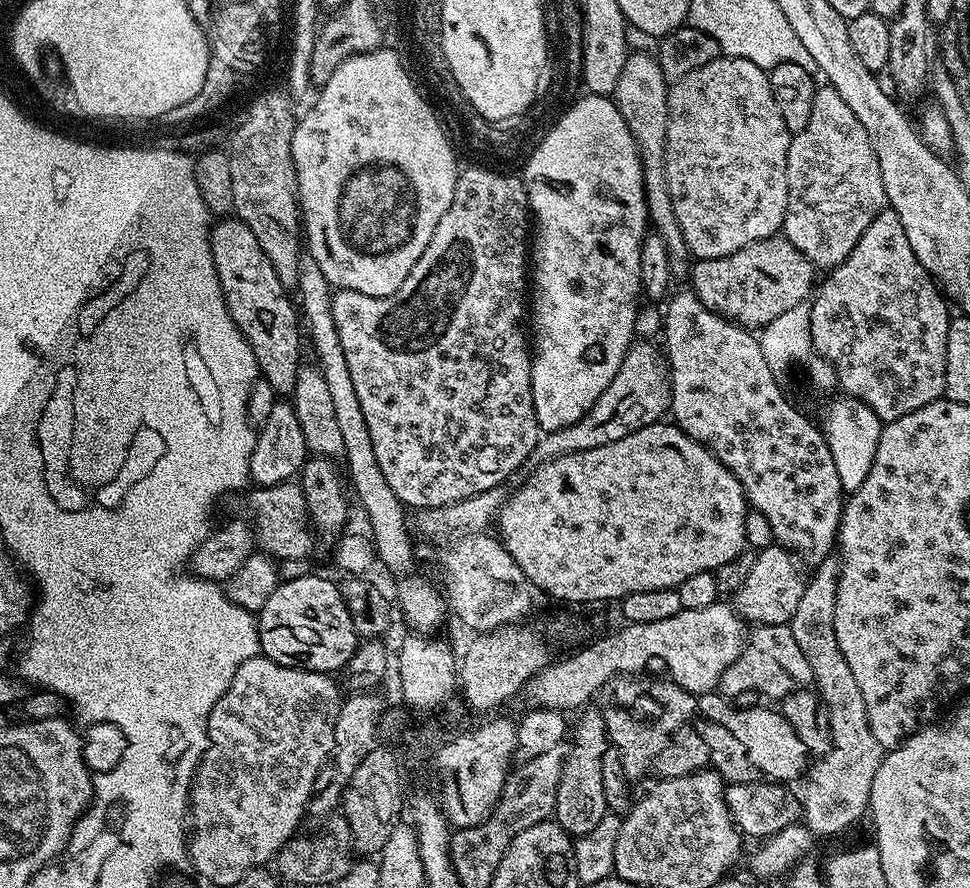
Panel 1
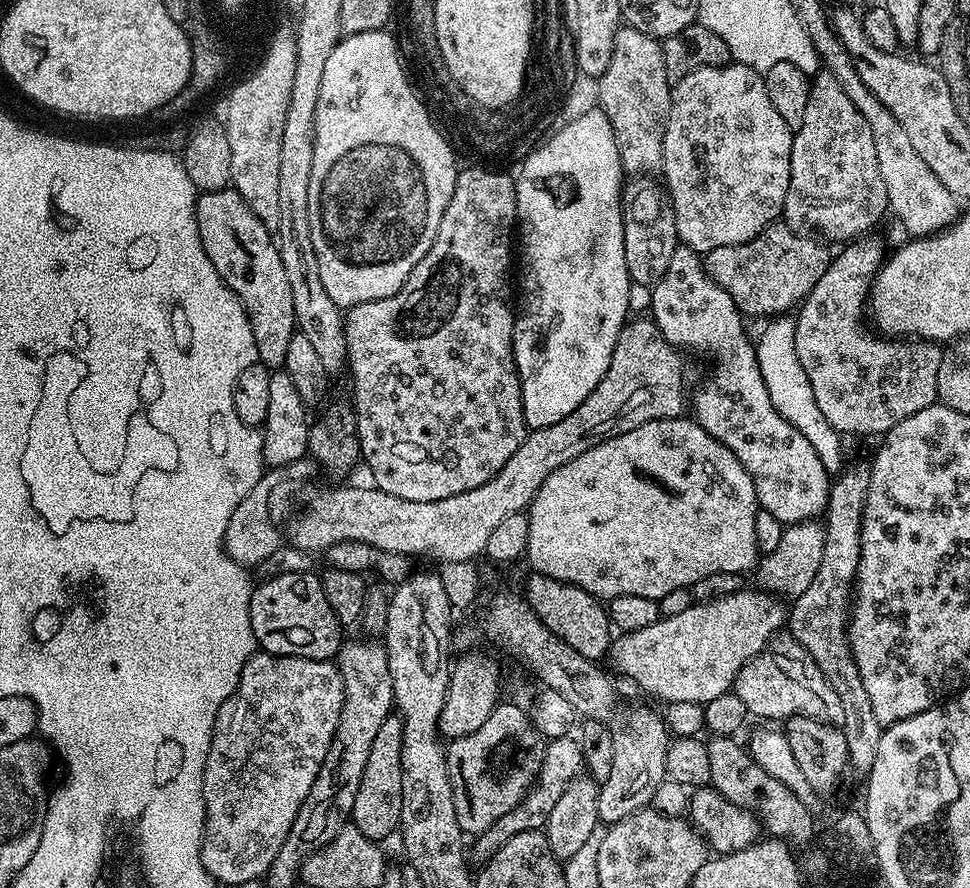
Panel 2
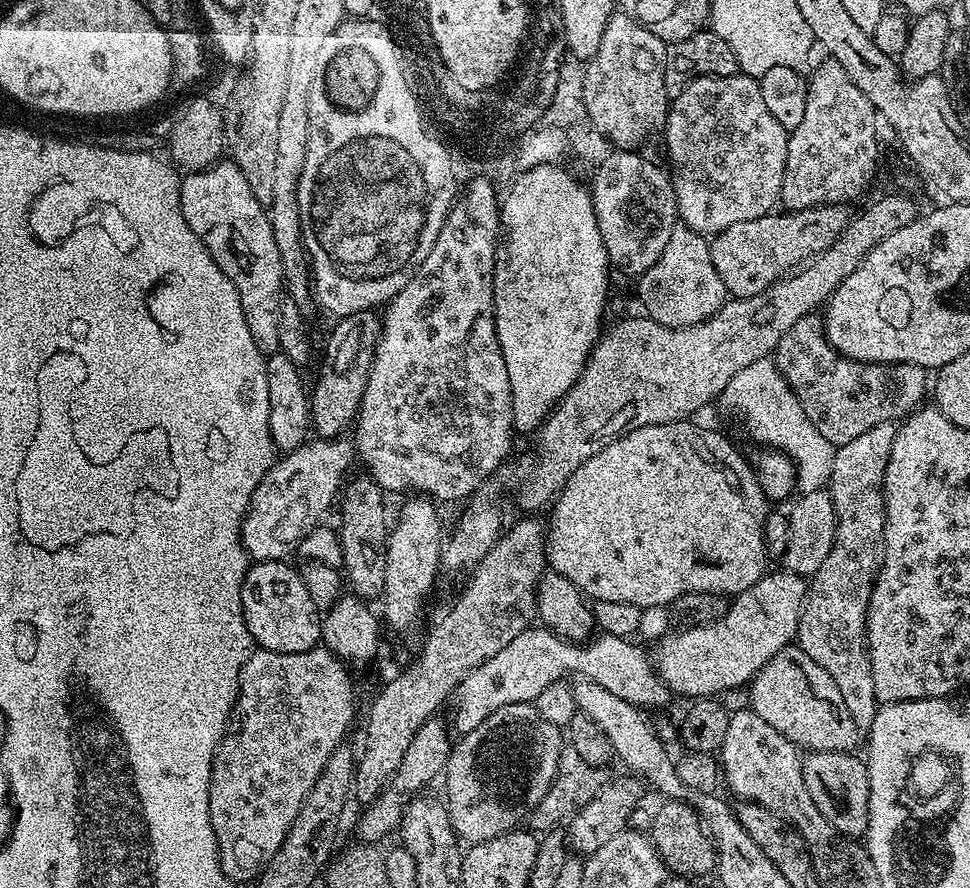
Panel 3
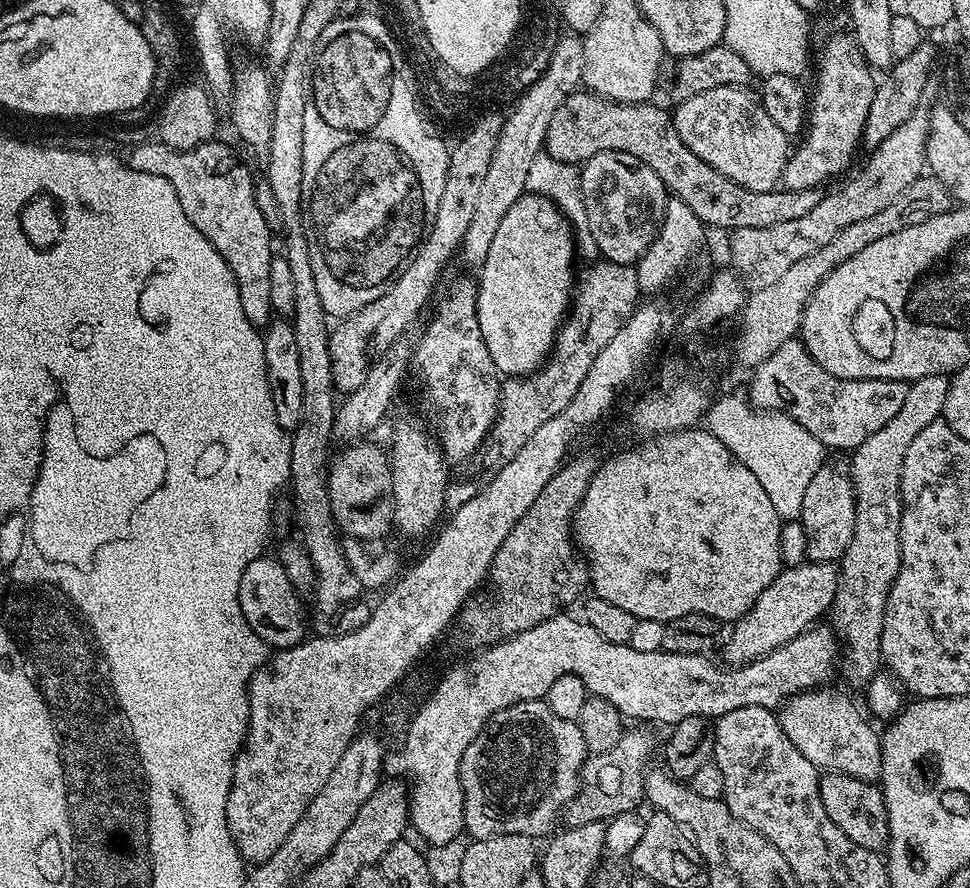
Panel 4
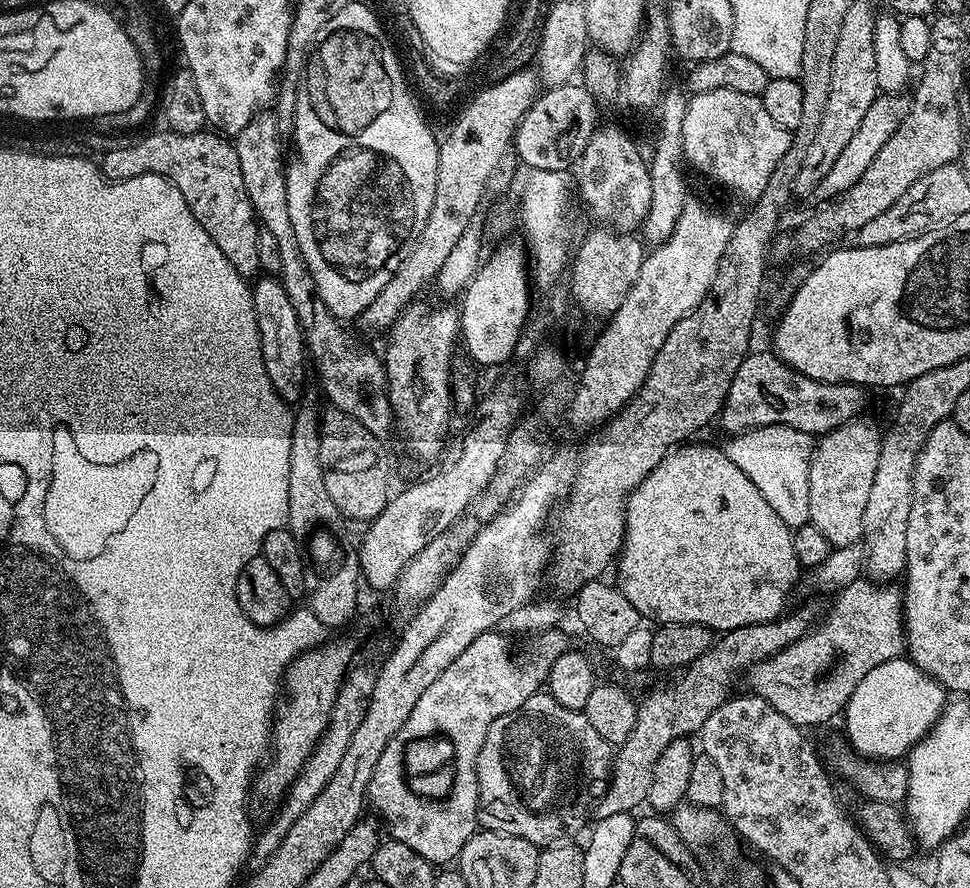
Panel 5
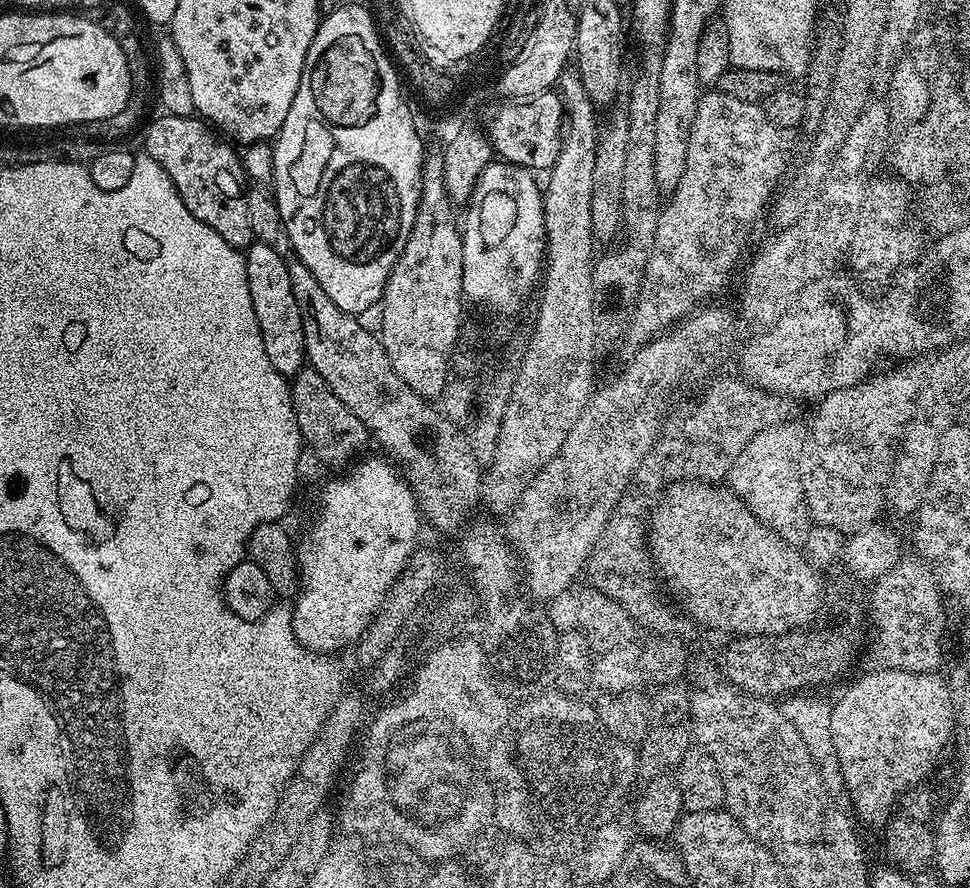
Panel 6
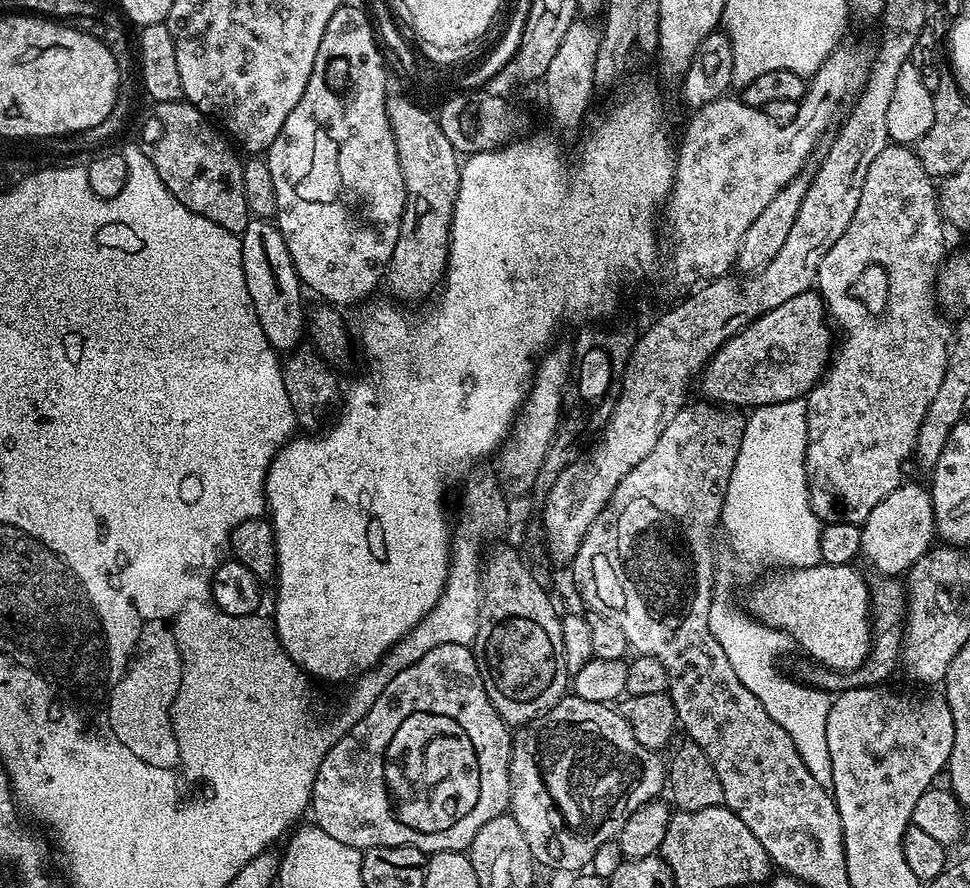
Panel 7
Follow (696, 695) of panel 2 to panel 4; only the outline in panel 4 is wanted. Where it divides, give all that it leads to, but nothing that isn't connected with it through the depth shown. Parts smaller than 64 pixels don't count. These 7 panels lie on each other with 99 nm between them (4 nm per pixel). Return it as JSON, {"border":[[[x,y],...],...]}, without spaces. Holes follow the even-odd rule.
{"border":[[[809,562],[793,568],[781,567],[778,578],[762,590],[758,602],[742,617],[735,621],[732,637],[724,648],[729,665],[739,666],[762,658],[798,638],[807,628],[813,627],[820,615],[827,613],[834,602],[834,594],[840,581],[840,569],[835,563],[817,564]]]}

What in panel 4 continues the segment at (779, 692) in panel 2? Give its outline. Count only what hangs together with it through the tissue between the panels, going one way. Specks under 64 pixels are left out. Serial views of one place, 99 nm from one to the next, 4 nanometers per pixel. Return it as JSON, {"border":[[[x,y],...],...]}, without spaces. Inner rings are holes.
{"border":[[[821,686],[810,692],[799,692],[797,696],[790,696],[784,701],[779,709],[780,725],[786,730],[786,738],[794,742],[794,746],[817,770],[825,773],[841,772],[850,778],[858,778],[869,782],[880,779],[882,771],[882,736],[879,731],[875,732],[870,725],[864,721],[865,713],[856,709],[856,704],[844,692],[839,692],[833,686]]]}

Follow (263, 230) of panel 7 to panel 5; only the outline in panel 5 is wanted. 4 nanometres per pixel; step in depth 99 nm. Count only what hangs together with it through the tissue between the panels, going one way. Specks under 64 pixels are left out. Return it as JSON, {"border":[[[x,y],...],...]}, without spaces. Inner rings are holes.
{"border":[[[261,275],[255,283],[251,285],[252,301],[254,302],[254,314],[258,322],[258,334],[260,335],[266,374],[270,378],[276,393],[284,400],[289,402],[299,401],[305,395],[303,392],[306,349],[304,346],[304,331],[298,322],[298,314],[294,314],[294,305],[290,303],[290,297],[286,295],[284,284],[275,275]]]}

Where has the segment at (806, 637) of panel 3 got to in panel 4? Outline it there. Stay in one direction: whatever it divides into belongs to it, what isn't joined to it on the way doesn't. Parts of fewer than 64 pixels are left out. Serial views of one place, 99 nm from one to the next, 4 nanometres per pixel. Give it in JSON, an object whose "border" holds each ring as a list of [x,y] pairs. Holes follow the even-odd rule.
{"border":[[[927,376],[911,381],[902,410],[898,410],[898,414],[894,414],[882,430],[874,430],[866,442],[850,452],[852,489],[856,492],[854,538],[850,538],[850,546],[846,546],[844,555],[838,561],[840,581],[830,609],[830,627],[836,633],[843,651],[844,648],[848,651],[848,657],[844,660],[844,676],[852,684],[866,686],[882,668],[882,622],[888,595],[900,569],[902,462],[916,435],[926,430],[930,422],[941,419],[948,382],[948,376]]]}

